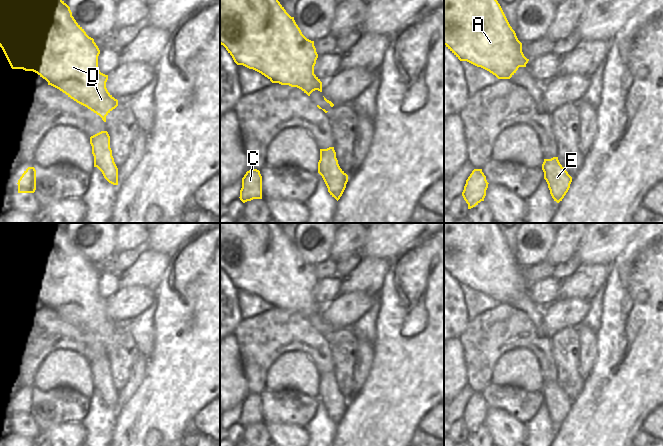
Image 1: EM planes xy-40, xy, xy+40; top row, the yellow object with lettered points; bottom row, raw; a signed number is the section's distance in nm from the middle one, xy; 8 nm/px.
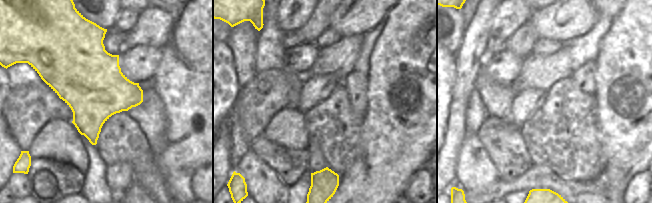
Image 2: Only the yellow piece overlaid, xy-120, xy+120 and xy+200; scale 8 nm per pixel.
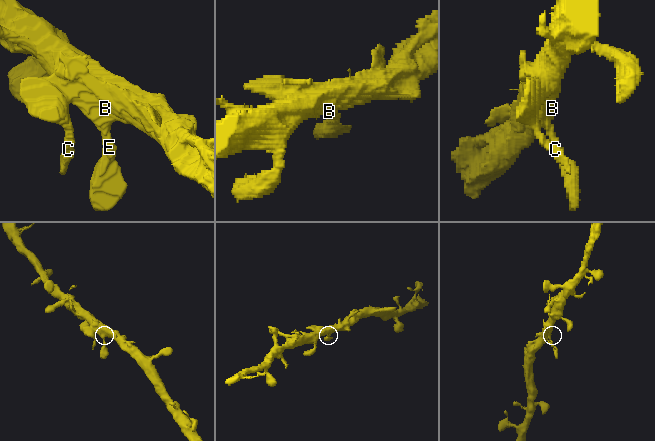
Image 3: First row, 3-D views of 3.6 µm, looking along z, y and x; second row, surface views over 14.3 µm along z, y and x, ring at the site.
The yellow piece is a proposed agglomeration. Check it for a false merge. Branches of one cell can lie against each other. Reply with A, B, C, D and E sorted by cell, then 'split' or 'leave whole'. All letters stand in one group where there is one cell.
A B C D E; leave whole

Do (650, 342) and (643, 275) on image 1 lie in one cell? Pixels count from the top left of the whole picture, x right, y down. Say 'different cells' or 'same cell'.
same cell

